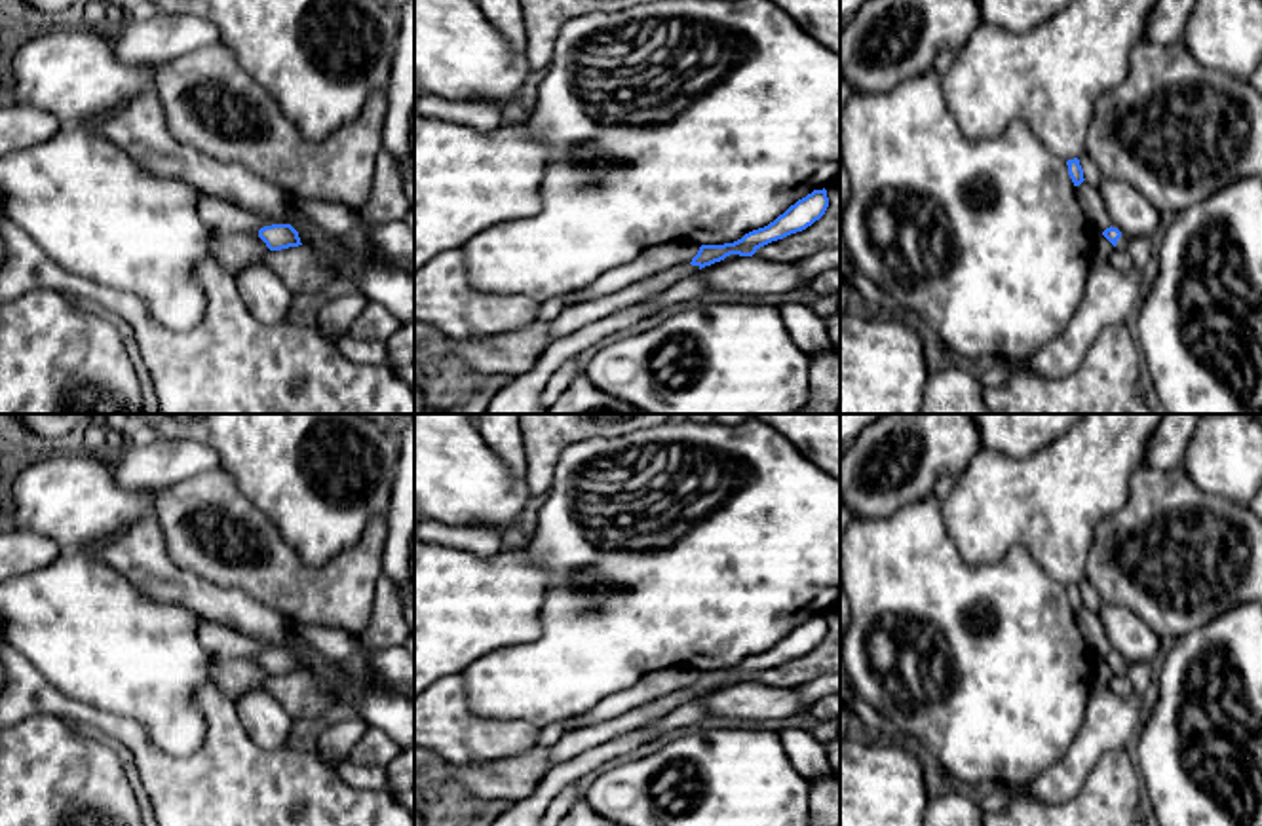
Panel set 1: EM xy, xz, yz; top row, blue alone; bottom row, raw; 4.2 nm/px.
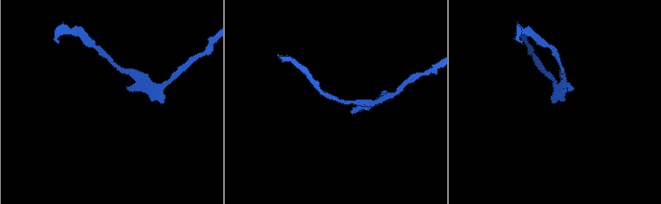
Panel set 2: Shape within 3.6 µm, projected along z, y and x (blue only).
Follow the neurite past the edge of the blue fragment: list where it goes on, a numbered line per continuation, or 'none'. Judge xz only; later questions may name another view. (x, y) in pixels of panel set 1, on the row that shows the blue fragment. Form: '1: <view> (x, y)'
1: xz (569, 319)

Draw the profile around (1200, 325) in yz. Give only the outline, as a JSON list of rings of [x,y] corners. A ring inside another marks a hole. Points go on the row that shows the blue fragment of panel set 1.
[[[1258,178],[1235,180],[1175,215],[1159,249],[1159,272],[1137,310],[1140,357],[1167,414],[1262,414],[1262,182]]]

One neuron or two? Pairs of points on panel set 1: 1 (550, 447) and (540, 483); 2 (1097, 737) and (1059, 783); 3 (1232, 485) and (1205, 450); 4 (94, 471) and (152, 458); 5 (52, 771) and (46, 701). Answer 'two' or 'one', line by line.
1: one
2: one
3: one
4: two
5: two

